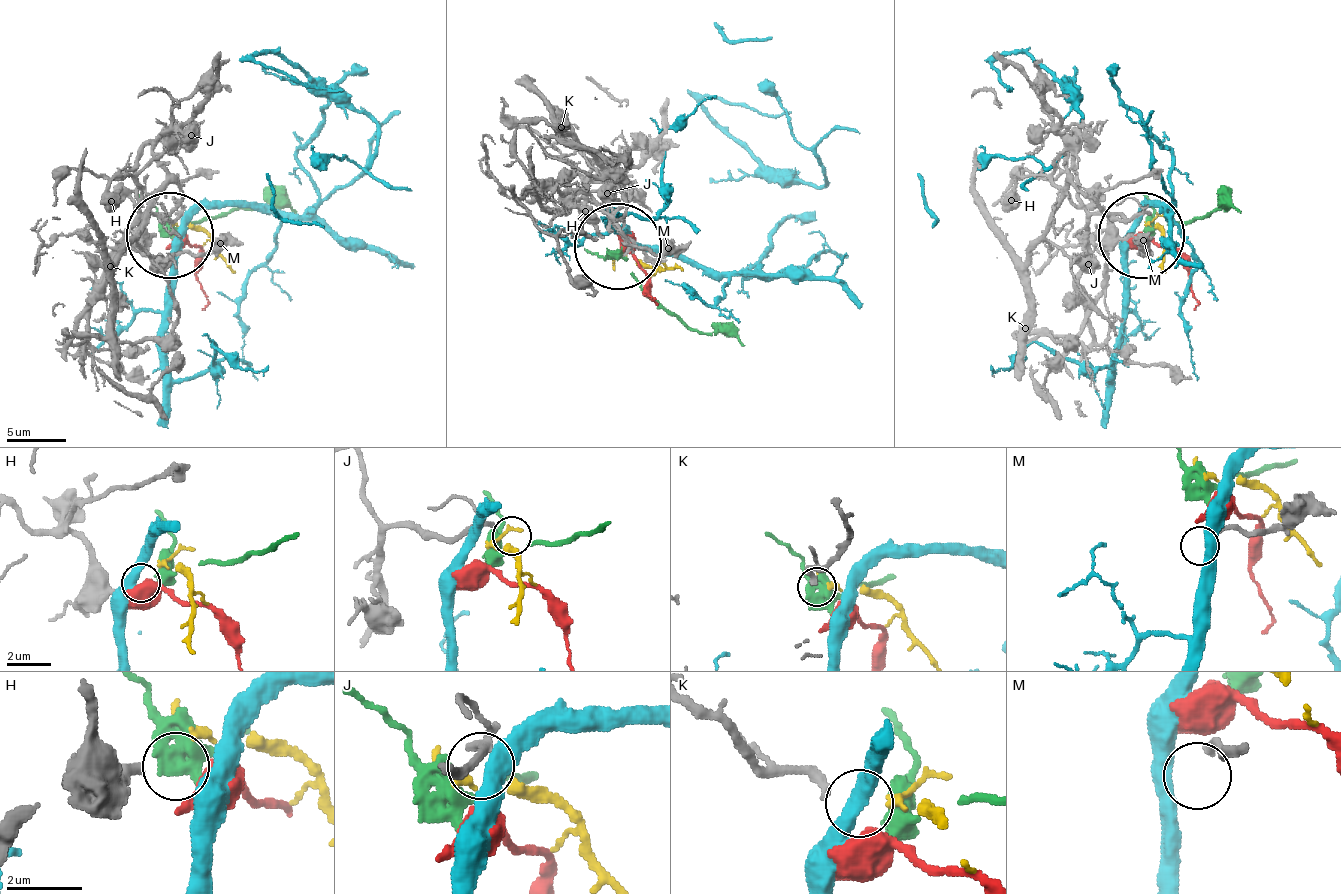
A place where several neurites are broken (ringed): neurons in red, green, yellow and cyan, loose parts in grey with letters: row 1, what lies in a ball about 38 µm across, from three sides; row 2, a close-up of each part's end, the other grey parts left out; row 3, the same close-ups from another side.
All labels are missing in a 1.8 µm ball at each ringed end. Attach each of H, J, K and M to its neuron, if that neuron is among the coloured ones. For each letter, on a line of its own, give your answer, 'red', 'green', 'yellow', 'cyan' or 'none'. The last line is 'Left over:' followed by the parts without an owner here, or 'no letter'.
H: green
J: none
K: yellow
M: none
Left over: J, M

